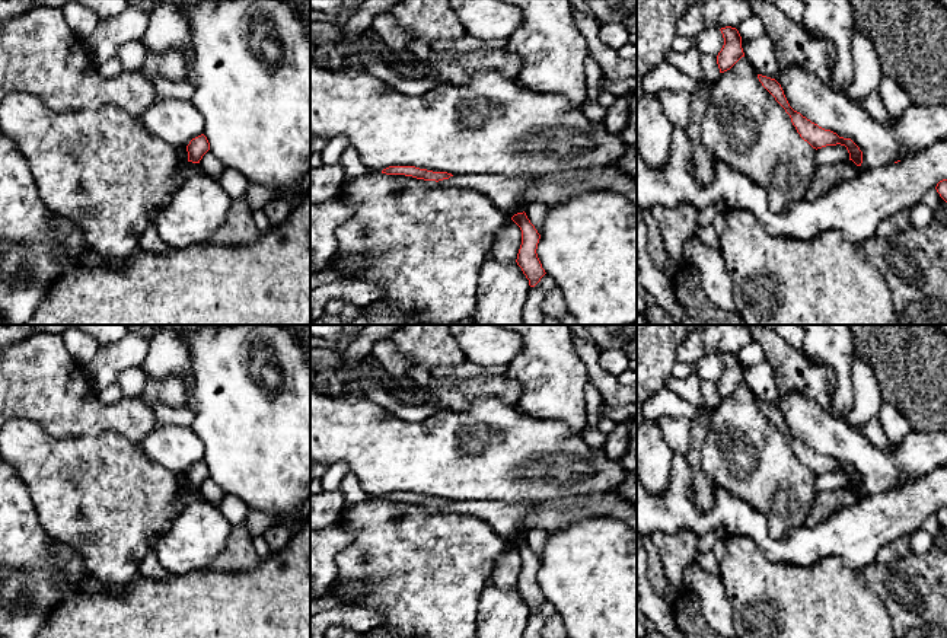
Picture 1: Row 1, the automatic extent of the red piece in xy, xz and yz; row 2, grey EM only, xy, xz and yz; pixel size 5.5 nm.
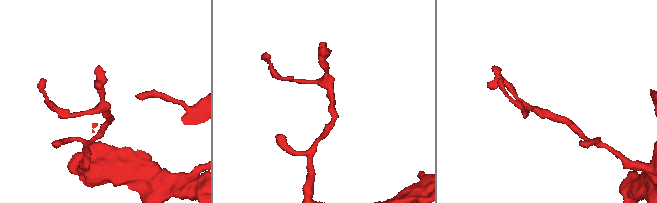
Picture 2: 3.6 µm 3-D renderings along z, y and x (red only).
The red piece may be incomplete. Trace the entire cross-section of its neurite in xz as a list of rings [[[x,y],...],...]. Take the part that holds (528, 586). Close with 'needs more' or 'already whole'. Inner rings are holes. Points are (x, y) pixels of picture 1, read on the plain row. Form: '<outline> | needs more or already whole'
[[[524,537],[514,540],[511,546],[522,556],[522,571],[516,588],[529,606],[529,612],[535,613],[546,600],[536,580],[541,561],[530,549]]] | already whole

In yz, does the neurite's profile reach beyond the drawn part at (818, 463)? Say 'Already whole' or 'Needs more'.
Already whole

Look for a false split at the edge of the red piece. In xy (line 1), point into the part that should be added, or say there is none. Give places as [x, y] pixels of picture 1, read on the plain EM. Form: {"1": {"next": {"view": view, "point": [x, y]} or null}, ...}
{"1": {"next": null}}

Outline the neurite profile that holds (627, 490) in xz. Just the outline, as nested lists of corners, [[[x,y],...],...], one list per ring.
[[[637,417],[629,420],[628,437],[628,449],[619,460],[626,478],[616,487],[615,492],[637,507]]]

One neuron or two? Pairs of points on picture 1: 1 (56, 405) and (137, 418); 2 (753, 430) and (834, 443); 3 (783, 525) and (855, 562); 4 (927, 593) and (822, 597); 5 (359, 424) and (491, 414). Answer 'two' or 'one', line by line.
1: one
2: two
3: two
4: two
5: one

